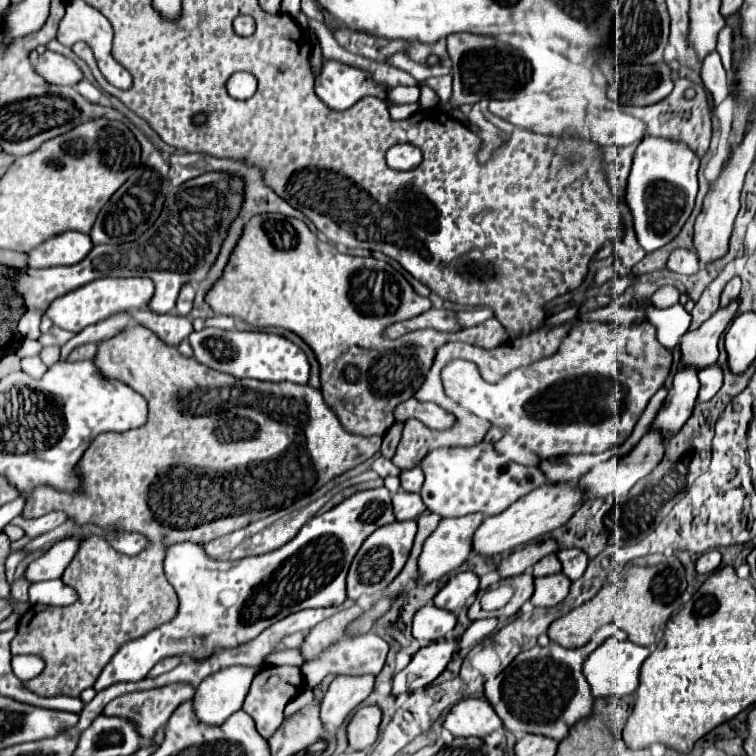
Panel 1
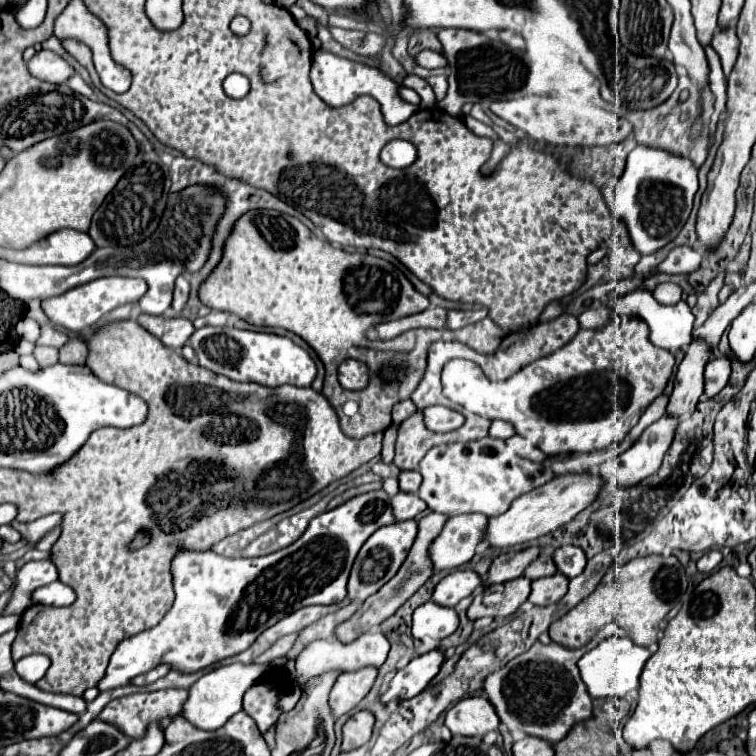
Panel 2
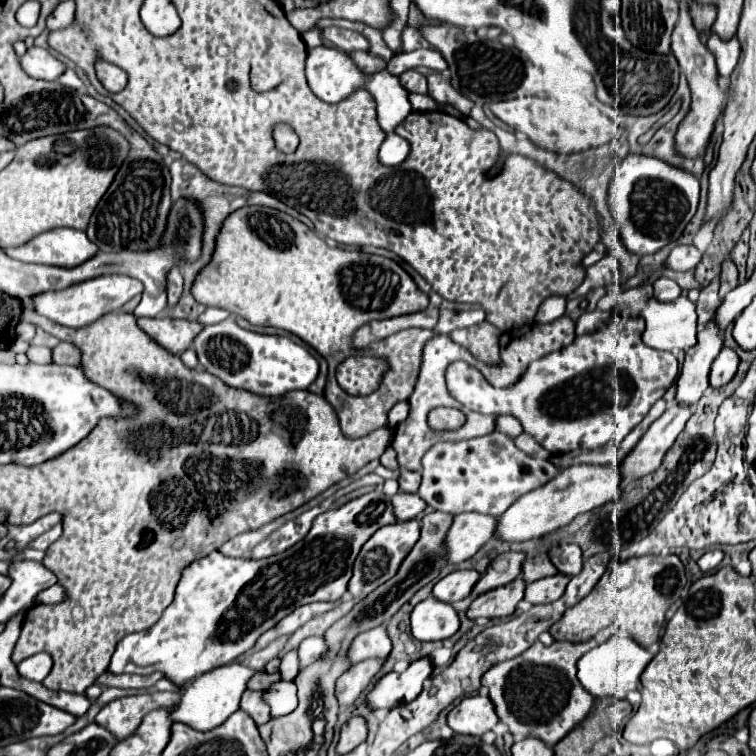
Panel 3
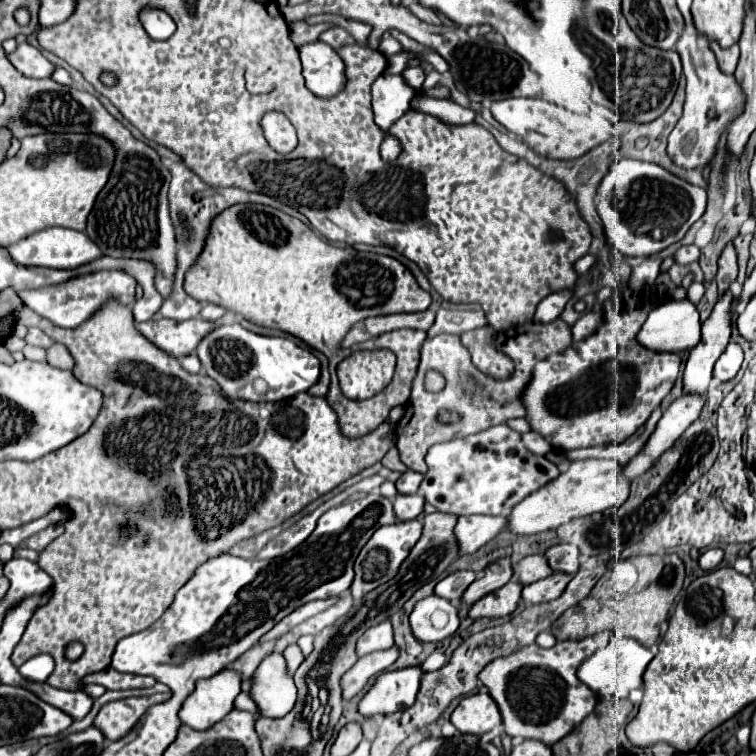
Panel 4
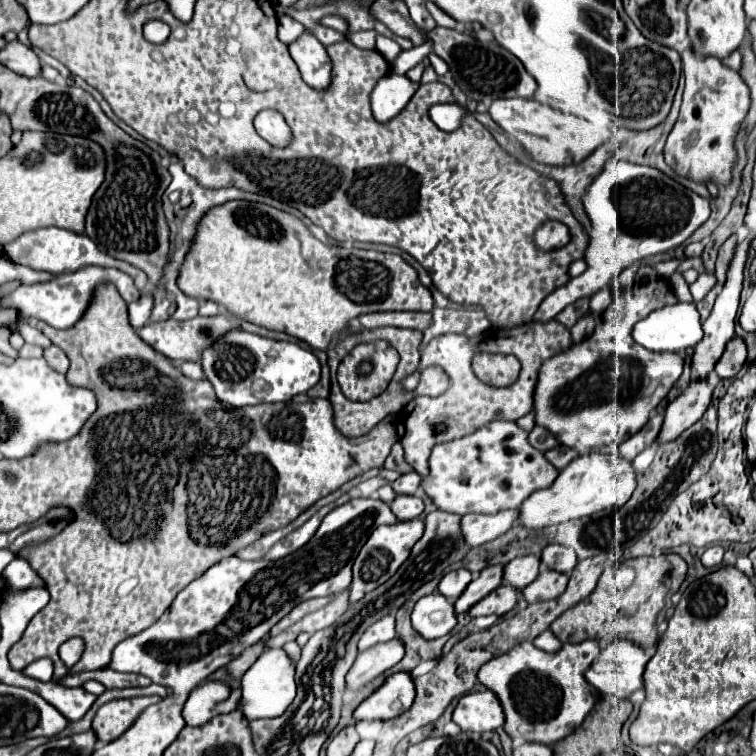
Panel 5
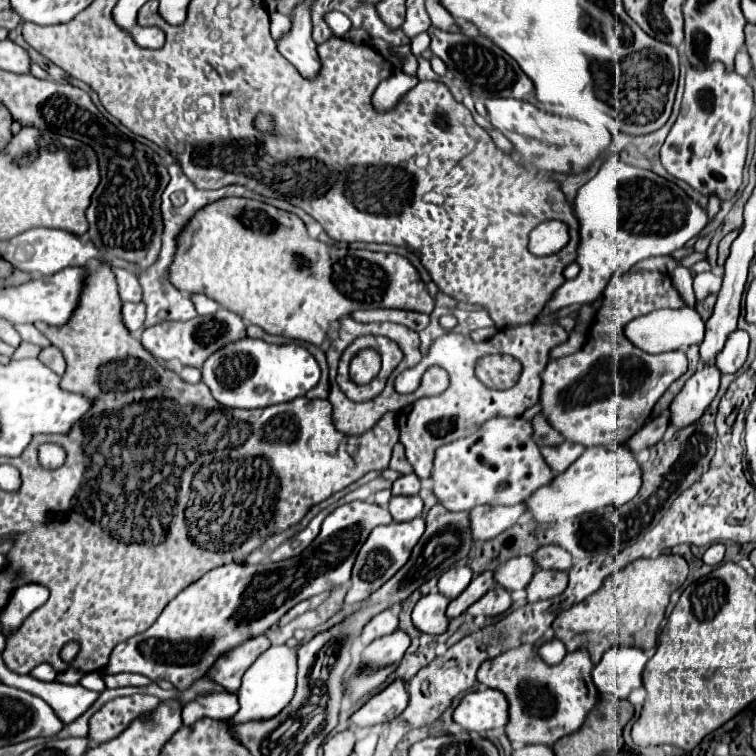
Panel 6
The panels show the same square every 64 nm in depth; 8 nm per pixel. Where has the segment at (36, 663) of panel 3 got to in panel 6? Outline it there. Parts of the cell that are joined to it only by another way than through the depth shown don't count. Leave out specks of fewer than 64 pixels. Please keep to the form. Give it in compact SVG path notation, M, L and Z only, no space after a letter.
M38 664L30 676L34 676L36 680L42 680L42 682L54 682L56 680L56 670L50 666L50 664Z

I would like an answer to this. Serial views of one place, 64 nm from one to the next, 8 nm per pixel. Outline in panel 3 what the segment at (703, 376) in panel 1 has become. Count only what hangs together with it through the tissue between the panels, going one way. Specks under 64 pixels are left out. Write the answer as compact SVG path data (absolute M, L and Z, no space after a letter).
M724 348L720 352L720 356L712 364L712 370L710 370L710 386L712 388L720 388L720 386L728 384L734 378L734 374L738 370L738 364L740 364L740 356L734 350Z

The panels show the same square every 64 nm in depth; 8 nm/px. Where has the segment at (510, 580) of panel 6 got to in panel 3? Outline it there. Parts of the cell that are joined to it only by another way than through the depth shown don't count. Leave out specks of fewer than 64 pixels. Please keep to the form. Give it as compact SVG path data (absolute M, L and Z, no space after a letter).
M548 554L530 556L522 564L522 578L526 582L534 582L534 580L540 580L540 578L546 578L546 576L554 576L556 572L558 570L552 566Z

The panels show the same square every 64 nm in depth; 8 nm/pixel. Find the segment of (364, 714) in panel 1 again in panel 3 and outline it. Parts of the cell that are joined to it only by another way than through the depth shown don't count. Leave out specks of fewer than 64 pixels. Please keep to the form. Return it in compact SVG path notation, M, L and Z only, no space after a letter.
M356 716L356 718L350 718L342 730L340 730L340 740L336 744L336 754L348 754L352 752L360 742L366 740L366 734L368 734L368 728L366 728L366 720Z

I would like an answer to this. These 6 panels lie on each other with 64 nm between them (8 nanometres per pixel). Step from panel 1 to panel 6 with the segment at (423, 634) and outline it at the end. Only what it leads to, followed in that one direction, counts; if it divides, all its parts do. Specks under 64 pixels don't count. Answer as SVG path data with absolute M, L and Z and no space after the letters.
M430 592L430 594L422 596L412 610L414 626L426 634L446 632L446 626L448 626L446 606L448 606L448 602L450 600L446 596L442 596L440 592Z

